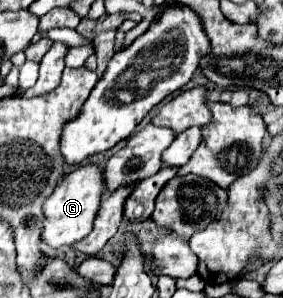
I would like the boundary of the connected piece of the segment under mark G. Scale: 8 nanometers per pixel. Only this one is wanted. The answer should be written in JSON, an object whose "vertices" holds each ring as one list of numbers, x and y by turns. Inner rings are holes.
{"vertices":[[98,164,76,168,74,172,64,176,42,206,44,214,44,228,40,234,42,242,46,242,50,248,60,248,60,246,70,246,82,240,86,234,90,234,92,222,102,202,102,192,104,192,104,180]]}

